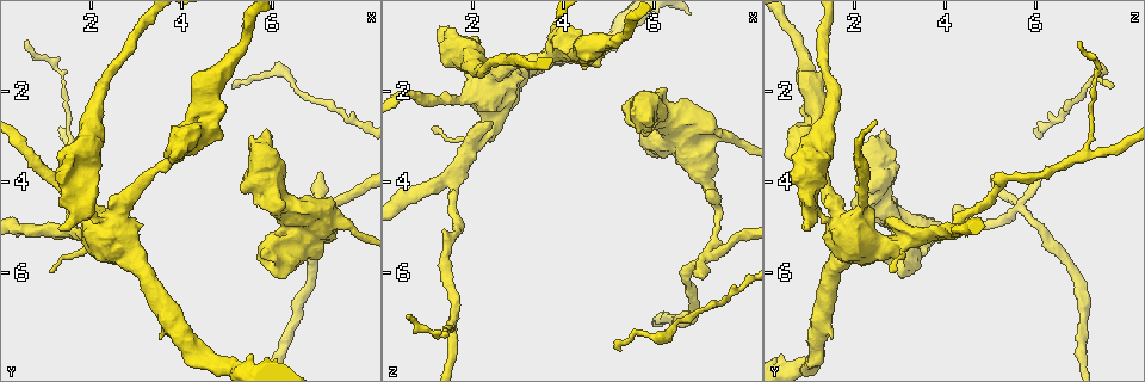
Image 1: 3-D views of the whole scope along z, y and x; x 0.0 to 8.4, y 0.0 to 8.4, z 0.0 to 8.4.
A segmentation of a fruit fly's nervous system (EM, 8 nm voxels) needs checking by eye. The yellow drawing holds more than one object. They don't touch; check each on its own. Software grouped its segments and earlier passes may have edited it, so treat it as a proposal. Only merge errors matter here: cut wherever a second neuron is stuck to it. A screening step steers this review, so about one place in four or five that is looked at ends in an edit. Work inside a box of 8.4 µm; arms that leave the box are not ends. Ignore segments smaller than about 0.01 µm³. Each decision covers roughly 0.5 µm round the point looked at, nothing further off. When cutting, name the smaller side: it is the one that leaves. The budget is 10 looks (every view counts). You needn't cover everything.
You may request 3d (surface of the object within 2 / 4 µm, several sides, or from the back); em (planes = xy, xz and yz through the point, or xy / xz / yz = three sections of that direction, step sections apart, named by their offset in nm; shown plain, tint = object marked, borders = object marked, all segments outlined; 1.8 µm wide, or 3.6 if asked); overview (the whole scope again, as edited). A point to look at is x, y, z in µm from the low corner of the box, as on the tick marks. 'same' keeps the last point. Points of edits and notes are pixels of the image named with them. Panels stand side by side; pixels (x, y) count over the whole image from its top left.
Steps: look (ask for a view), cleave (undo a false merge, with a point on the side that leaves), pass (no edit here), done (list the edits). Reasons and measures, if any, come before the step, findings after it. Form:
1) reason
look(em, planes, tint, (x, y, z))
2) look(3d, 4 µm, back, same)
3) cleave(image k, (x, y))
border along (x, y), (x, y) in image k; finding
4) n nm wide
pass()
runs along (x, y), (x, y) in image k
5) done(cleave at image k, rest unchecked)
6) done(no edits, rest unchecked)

sudden change in width
look(3d, 4 µm, (5.85, 3.15, 2.55))

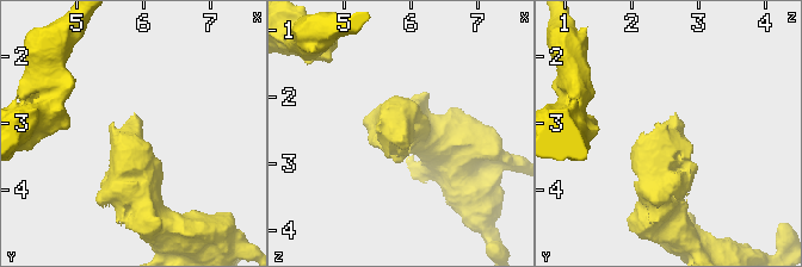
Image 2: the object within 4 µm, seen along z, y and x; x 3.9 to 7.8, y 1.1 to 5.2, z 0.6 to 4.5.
look(em, 3.6 µm, yz, step 4, tint, (5.80, 3.15, 2.55))

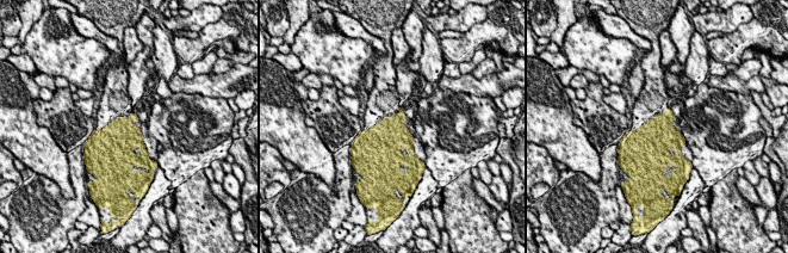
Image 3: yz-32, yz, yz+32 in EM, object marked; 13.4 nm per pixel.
look(em, 3.6 µm, planes, tint, same)

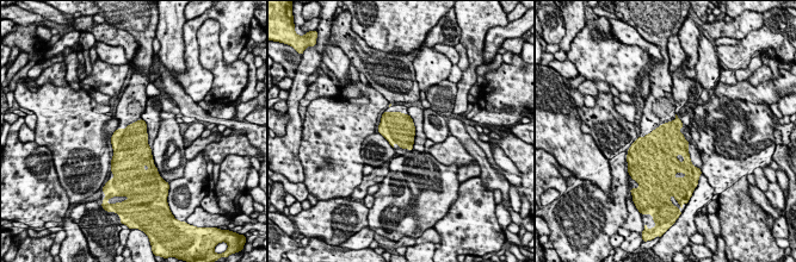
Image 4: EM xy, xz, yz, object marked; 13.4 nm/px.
pass()
one neuron here

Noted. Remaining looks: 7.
sudden change in width
look(em, 3.6 µm, yz, step 8, tint, (6.65, 4.85, 2.90))

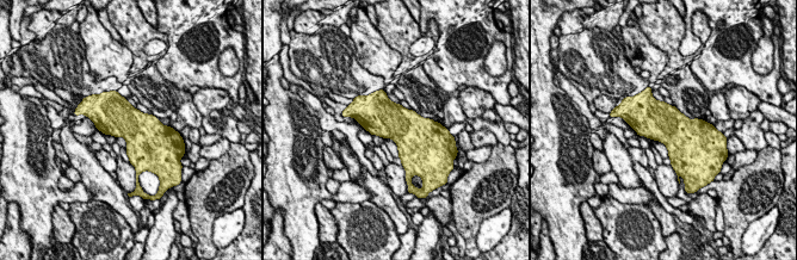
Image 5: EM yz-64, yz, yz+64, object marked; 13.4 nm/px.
look(em, 3.6 µm, planes, tint, same)

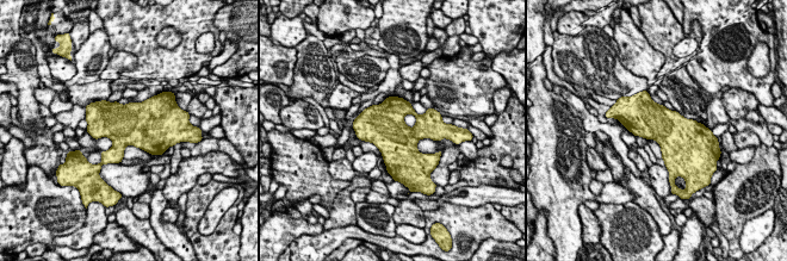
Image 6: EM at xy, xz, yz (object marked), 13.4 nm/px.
pass()
one neuron here

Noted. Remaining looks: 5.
branch point
look(em, planes, plain, (7.20, 4.55, 5.65))

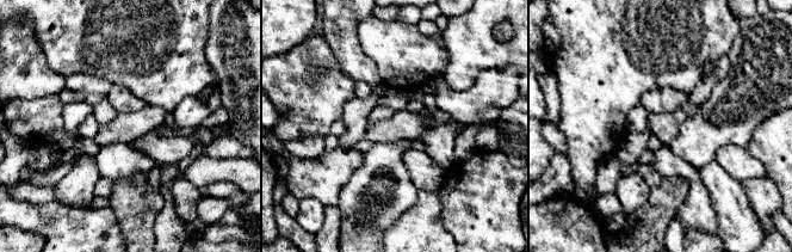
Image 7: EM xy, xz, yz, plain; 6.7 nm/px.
with the object marked
look(em, planes, tint, same)

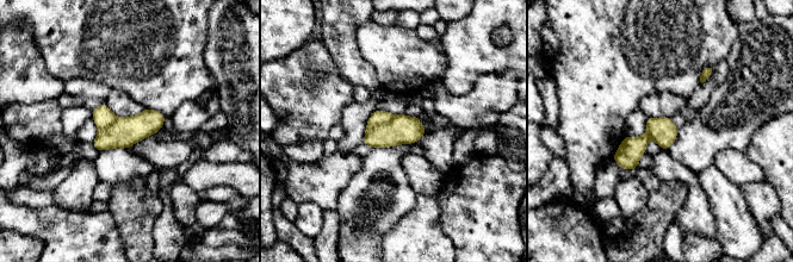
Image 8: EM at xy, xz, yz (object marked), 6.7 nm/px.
cleave(image 8, (402, 129))
border along (395, 116), (366, 131) in image 8; a second neuron is stuck on

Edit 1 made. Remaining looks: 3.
done(cleave at image 8, rest unchecked)

